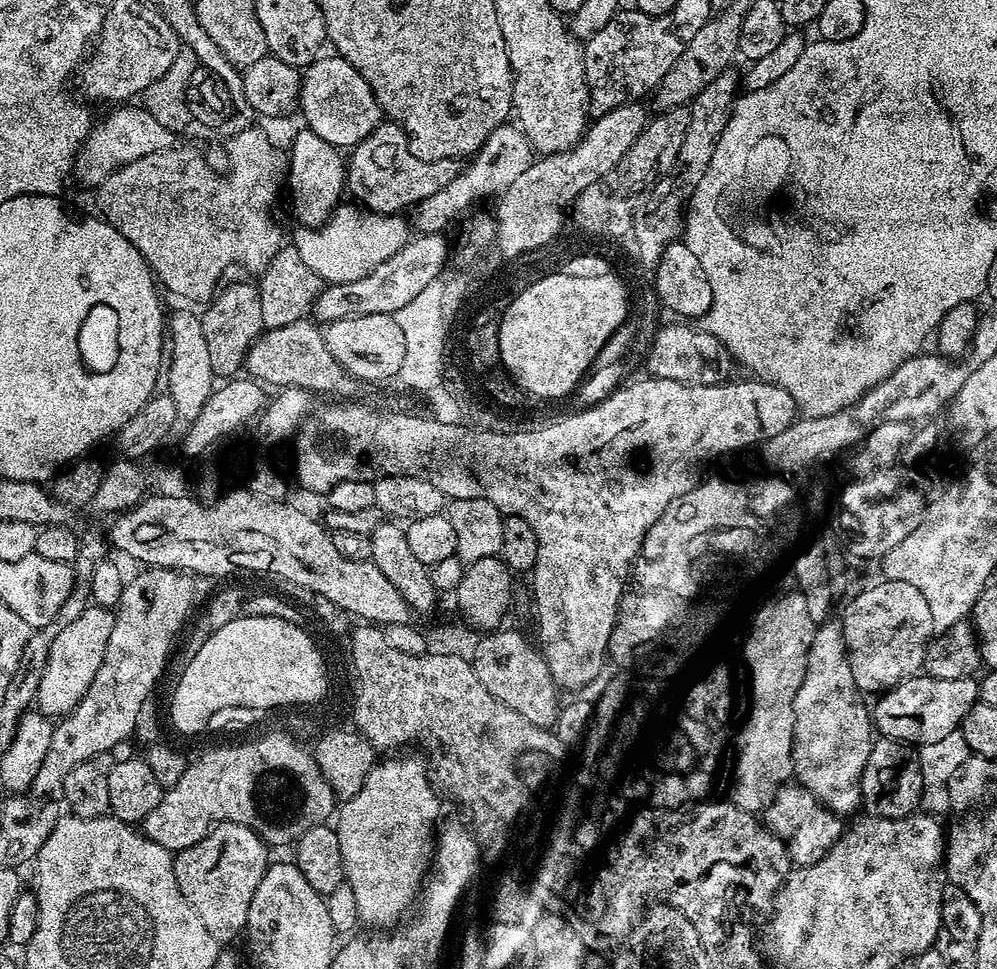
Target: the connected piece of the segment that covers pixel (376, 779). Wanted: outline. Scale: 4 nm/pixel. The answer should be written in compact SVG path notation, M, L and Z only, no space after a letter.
M400 754L389 755L392 756L389 760L381 759L373 764L361 789L347 797L334 816L336 845L344 867L346 887L355 905L355 919L360 919L364 924L376 924L372 926L395 925L413 907L430 867L430 857L434 851L434 829L438 824L436 815L440 812L441 797L426 771L425 761L419 755L396 755Z

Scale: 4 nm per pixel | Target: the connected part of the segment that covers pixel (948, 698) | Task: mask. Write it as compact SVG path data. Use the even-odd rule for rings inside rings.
M917 674L889 688L871 709L874 728L881 737L898 740L901 744L923 746L942 742L946 734L963 725L966 714L980 699L980 685L971 676L966 678L934 678Z

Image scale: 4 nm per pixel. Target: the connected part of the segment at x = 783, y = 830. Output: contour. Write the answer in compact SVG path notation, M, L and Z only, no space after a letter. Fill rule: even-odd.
M796 782L783 785L766 810L768 827L788 844L792 858L802 866L817 864L835 847L846 831L846 824L840 820L843 819L837 813L832 812L818 797Z

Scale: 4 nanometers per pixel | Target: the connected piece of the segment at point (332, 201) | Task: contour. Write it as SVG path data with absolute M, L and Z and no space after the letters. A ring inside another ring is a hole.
M301 130L292 140L292 153L286 156L286 184L292 187L292 212L300 219L299 223L305 228L319 228L332 217L332 211L340 207L342 197L346 192L346 160L341 149L330 146L318 138L318 134L307 130Z

